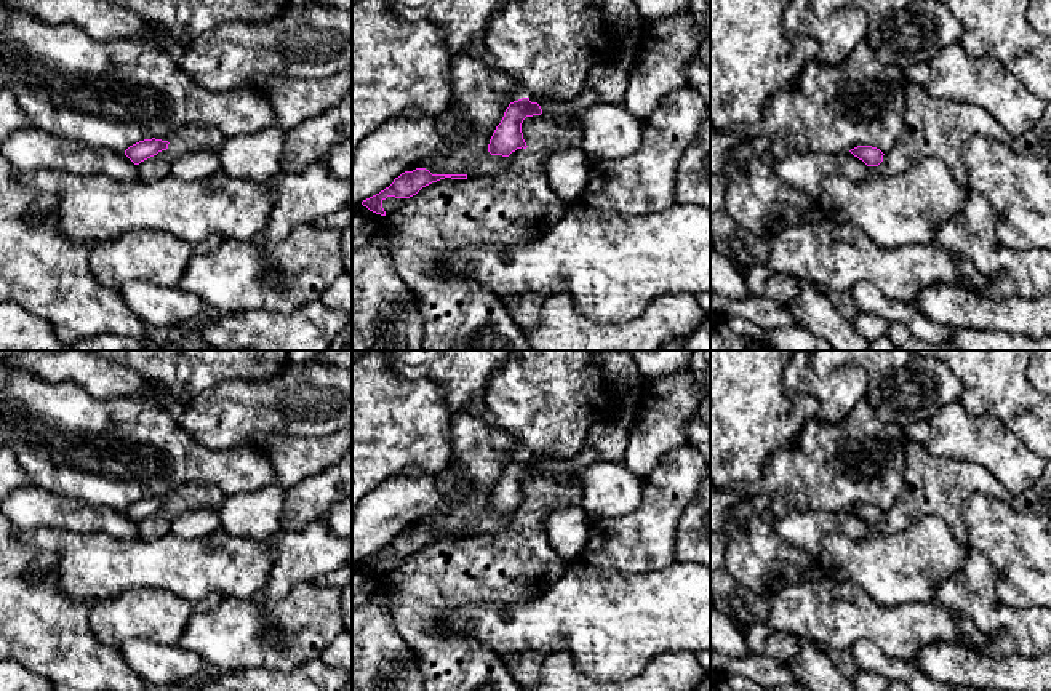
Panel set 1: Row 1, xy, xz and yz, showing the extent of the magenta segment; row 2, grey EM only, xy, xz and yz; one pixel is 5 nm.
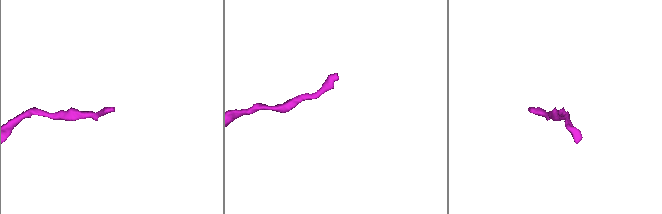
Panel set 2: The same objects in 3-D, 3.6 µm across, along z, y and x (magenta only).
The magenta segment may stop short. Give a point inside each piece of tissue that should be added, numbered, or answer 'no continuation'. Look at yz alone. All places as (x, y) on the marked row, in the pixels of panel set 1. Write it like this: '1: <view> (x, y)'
no continuation

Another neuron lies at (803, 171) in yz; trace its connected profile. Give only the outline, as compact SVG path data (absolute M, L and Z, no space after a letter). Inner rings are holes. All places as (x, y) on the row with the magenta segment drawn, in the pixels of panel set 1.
M781 152L776 162L776 173L782 182L801 190L816 202L821 195L822 181L832 173L846 176L853 182L861 182L870 178L869 166L851 152Z

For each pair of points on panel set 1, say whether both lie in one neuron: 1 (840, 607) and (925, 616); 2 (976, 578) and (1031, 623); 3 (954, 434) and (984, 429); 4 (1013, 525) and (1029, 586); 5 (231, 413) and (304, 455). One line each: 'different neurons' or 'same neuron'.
1: same neuron
2: same neuron
3: same neuron
4: same neuron
5: different neurons

